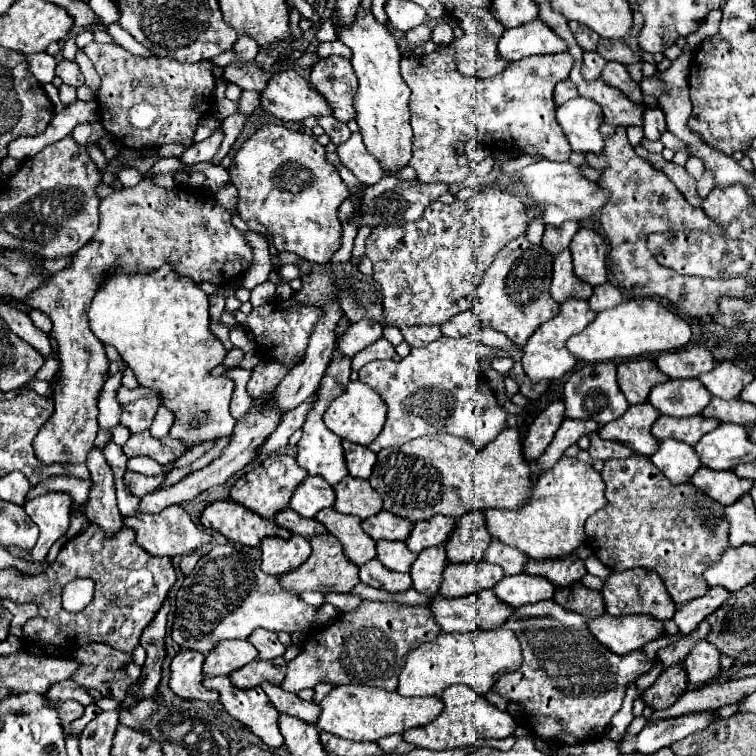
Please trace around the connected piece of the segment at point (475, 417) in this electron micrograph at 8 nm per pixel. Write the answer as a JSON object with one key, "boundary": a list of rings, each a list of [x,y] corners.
{"boundary":[[[471,332],[461,338],[441,336],[439,340],[431,342],[425,348],[411,348],[409,356],[405,356],[401,362],[379,360],[379,362],[369,362],[359,370],[359,380],[371,386],[377,394],[381,394],[383,402],[387,404],[387,422],[381,434],[369,444],[373,452],[379,452],[381,448],[389,446],[401,446],[419,436],[433,436],[445,432],[469,438],[481,450],[489,440],[497,436],[497,432],[501,432],[507,426],[507,412],[497,404],[487,382],[479,378],[479,364],[477,364],[479,356],[473,350],[473,342],[479,342],[477,332]]]}

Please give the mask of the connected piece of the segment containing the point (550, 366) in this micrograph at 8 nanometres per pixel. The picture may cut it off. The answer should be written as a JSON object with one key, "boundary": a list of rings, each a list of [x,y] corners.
{"boundary":[[[567,300],[561,304],[561,310],[553,320],[545,322],[545,324],[541,324],[541,328],[537,328],[537,332],[523,346],[523,358],[521,358],[523,370],[531,378],[531,382],[557,380],[565,372],[575,368],[577,358],[565,348],[565,342],[569,336],[581,332],[587,324],[591,324],[593,318],[595,318],[595,312],[589,308],[589,304],[585,300]]]}

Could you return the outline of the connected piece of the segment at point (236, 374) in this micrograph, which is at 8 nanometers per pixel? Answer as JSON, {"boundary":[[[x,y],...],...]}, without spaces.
{"boundary":[[[231,368],[225,372],[227,378],[235,380],[235,391],[230,403],[230,413],[236,419],[241,419],[250,409],[253,399],[246,390],[247,380],[251,378],[251,370]]]}

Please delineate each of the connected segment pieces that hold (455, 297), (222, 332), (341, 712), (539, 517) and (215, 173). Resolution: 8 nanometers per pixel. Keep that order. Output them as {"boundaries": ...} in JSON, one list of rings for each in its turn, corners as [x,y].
{"boundaries":[[[[483,188],[471,200],[457,200],[453,204],[433,202],[425,208],[419,222],[403,224],[399,228],[377,226],[365,242],[365,254],[373,262],[373,278],[381,284],[383,316],[389,326],[417,326],[417,324],[443,324],[453,314],[471,308],[485,270],[495,254],[513,238],[525,232],[529,224],[525,202],[511,192],[499,188]]],[[[212,319],[210,320],[209,327],[229,351],[230,347],[232,347],[232,343],[229,340],[229,328],[225,324],[215,324]]],[[[335,686],[323,700],[321,700],[321,716],[317,720],[319,730],[329,734],[337,734],[345,740],[365,742],[365,740],[379,740],[381,736],[401,734],[415,726],[425,726],[443,710],[443,702],[435,698],[405,698],[397,692],[387,692],[383,688],[371,686]]],[[[561,456],[551,470],[543,470],[533,486],[531,498],[517,510],[487,510],[489,534],[503,544],[519,548],[529,558],[559,558],[571,554],[585,540],[585,520],[603,508],[605,484],[599,472],[577,458]]],[[[205,162],[205,164],[195,164],[193,168],[189,168],[189,172],[193,172],[193,170],[199,170],[199,172],[203,172],[207,176],[208,185],[211,183],[209,192],[213,192],[213,194],[217,192],[219,186],[223,186],[225,182],[229,182],[229,174],[227,174],[227,170],[223,166],[215,166],[211,162]]]]}

